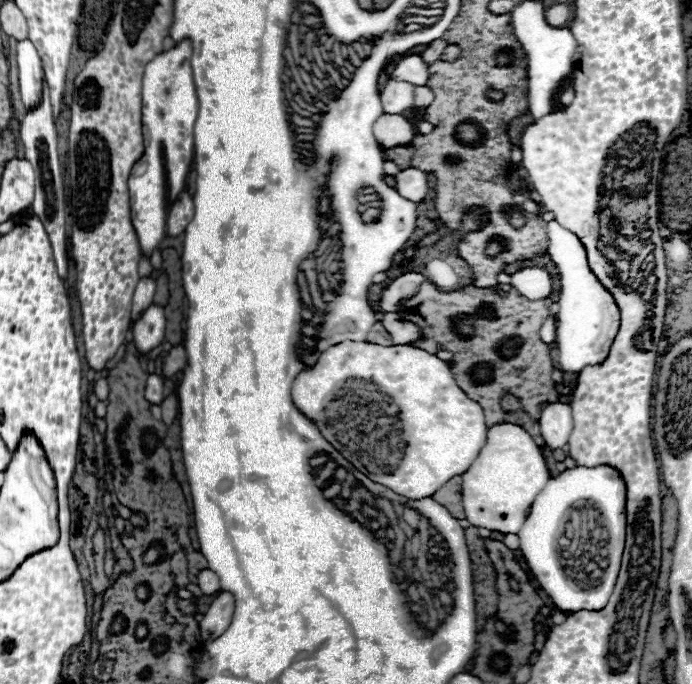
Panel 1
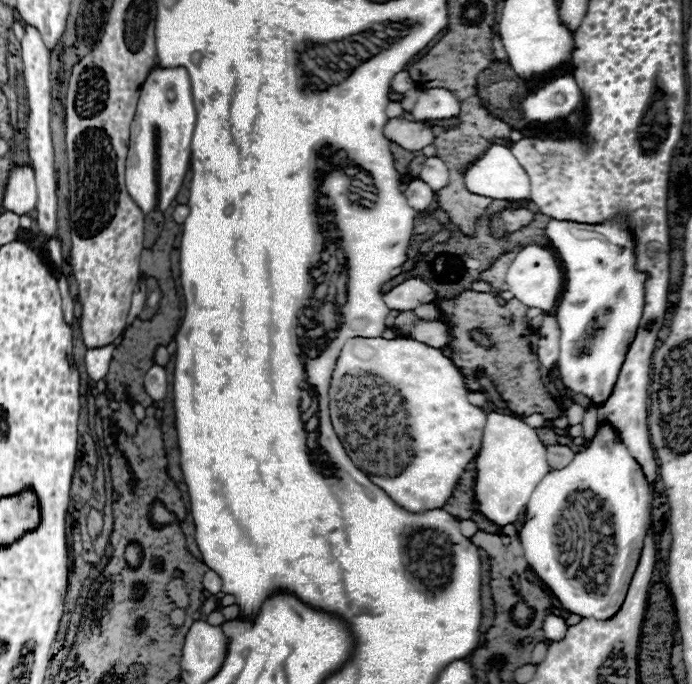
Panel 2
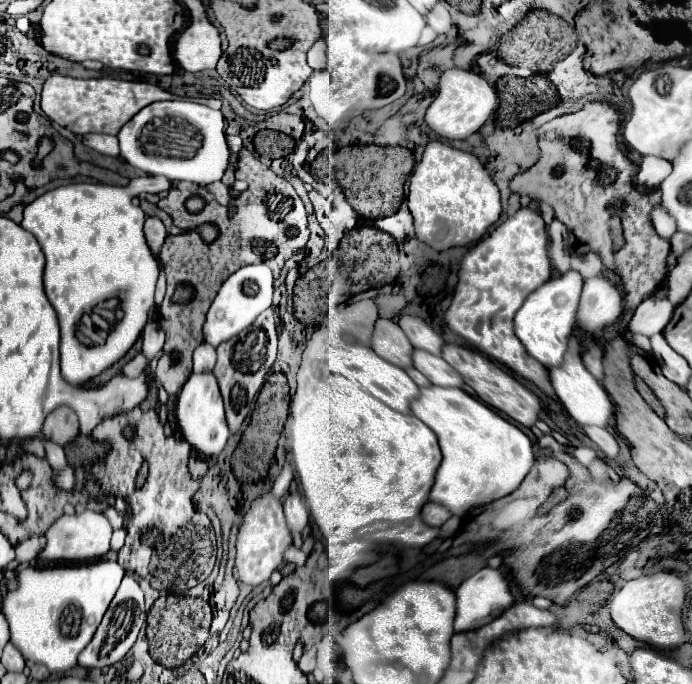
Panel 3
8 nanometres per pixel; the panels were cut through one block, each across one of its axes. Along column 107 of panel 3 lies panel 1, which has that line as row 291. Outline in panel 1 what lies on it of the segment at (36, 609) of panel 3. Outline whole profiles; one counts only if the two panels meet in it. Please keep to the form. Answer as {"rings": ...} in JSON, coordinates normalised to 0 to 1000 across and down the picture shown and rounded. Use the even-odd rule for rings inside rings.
{"rings":[[[795,322],[789,330],[792,345],[792,371],[798,374],[801,389],[809,401],[809,453],[806,453],[806,485],[803,485],[803,509],[806,509],[806,532],[815,544],[829,544],[870,532],[882,506],[896,482],[896,450],[887,442],[887,433],[867,415],[861,401],[850,389],[847,363],[832,342],[812,333],[803,322]]]}

